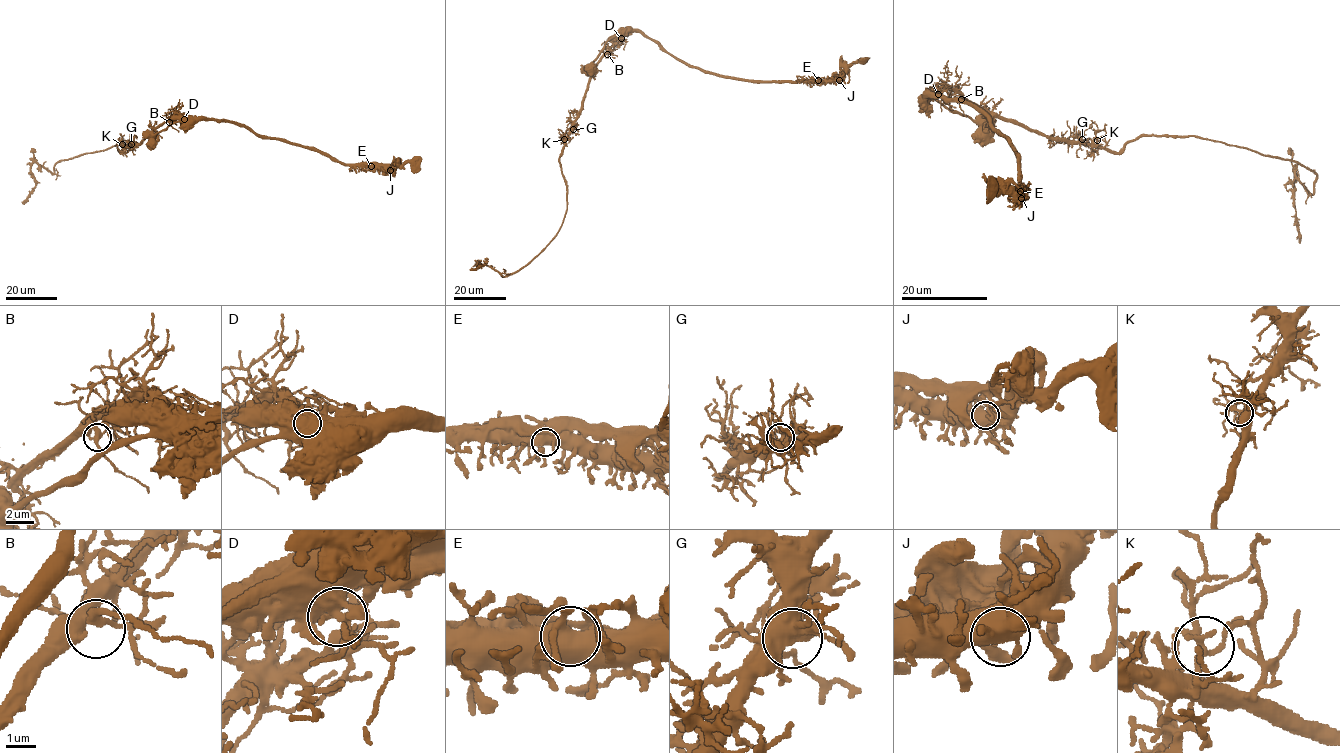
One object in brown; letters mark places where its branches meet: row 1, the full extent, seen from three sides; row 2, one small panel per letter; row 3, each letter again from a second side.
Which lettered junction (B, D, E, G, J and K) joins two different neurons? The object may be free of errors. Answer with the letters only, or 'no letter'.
D

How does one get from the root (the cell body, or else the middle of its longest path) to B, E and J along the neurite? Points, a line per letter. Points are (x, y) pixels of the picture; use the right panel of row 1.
B: (925, 98), (952, 87), (961, 99)
E: (925, 98), (966, 101), (990, 122), (1015, 151), (1020, 191)
J: (925, 98), (955, 98), (969, 102), (1008, 140), (1016, 152), (1021, 198)

